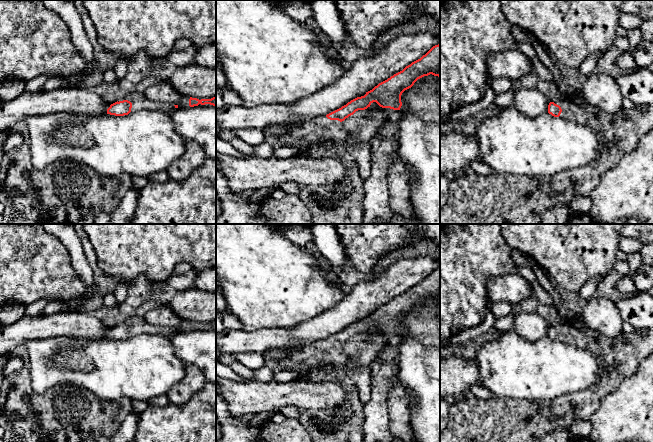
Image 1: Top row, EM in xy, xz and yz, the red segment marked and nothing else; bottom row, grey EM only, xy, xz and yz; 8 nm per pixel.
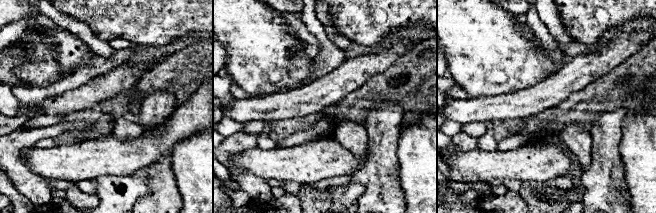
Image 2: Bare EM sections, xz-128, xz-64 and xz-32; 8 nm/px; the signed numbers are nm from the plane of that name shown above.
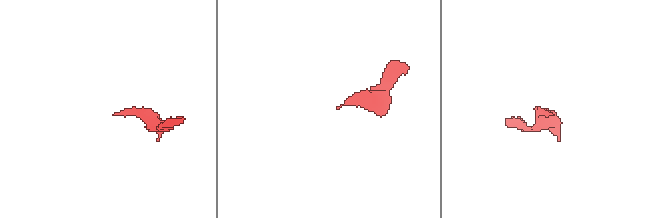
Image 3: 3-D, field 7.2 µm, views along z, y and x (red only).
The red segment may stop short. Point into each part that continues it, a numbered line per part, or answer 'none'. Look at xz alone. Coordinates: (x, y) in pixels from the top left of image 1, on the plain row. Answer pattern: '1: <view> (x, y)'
1: xz (318, 361)

